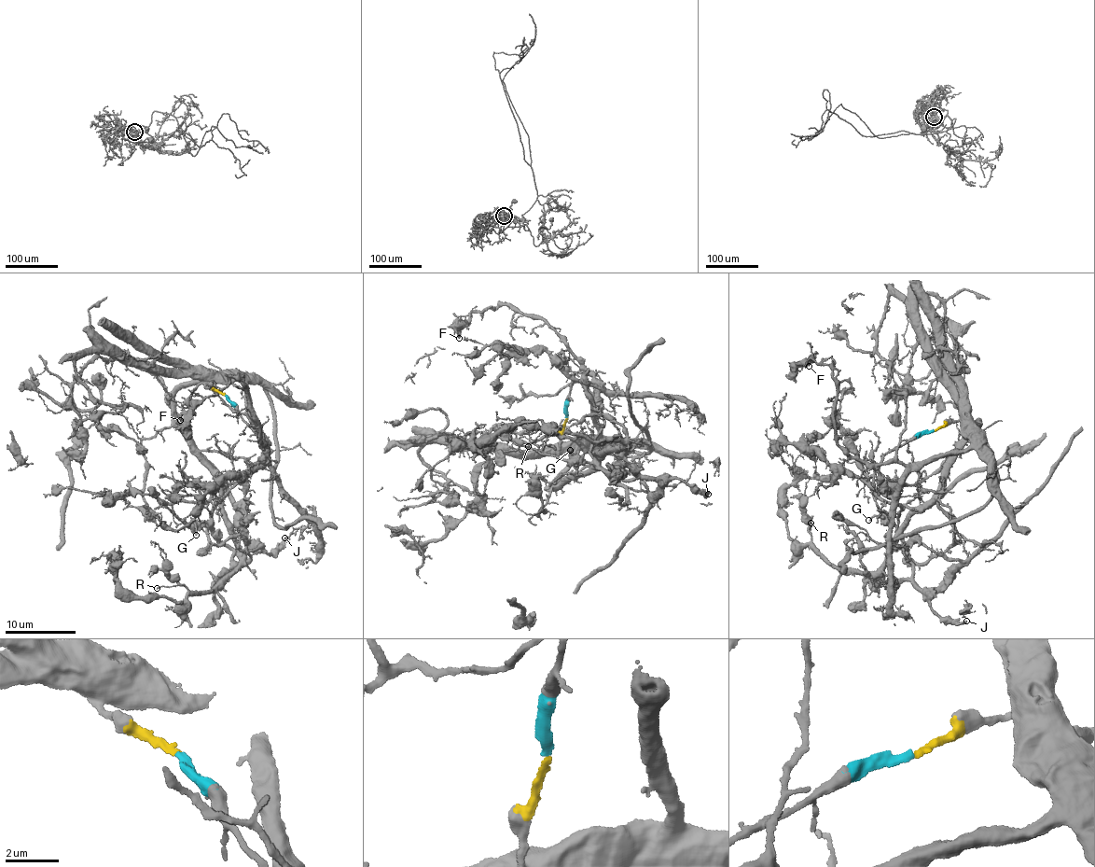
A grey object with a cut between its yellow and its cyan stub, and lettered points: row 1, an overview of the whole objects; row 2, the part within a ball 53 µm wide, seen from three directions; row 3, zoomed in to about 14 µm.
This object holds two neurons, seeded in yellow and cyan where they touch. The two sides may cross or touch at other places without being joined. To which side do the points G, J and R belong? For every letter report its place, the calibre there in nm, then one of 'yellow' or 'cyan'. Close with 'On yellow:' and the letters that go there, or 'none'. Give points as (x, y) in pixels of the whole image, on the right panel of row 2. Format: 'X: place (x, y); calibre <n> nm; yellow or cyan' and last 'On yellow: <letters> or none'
G: place (868, 520); calibre 150 nm; cyan
J: place (966, 621); calibre 320 nm; cyan
R: place (810, 523); calibre 100 nm; yellow
On yellow: R

